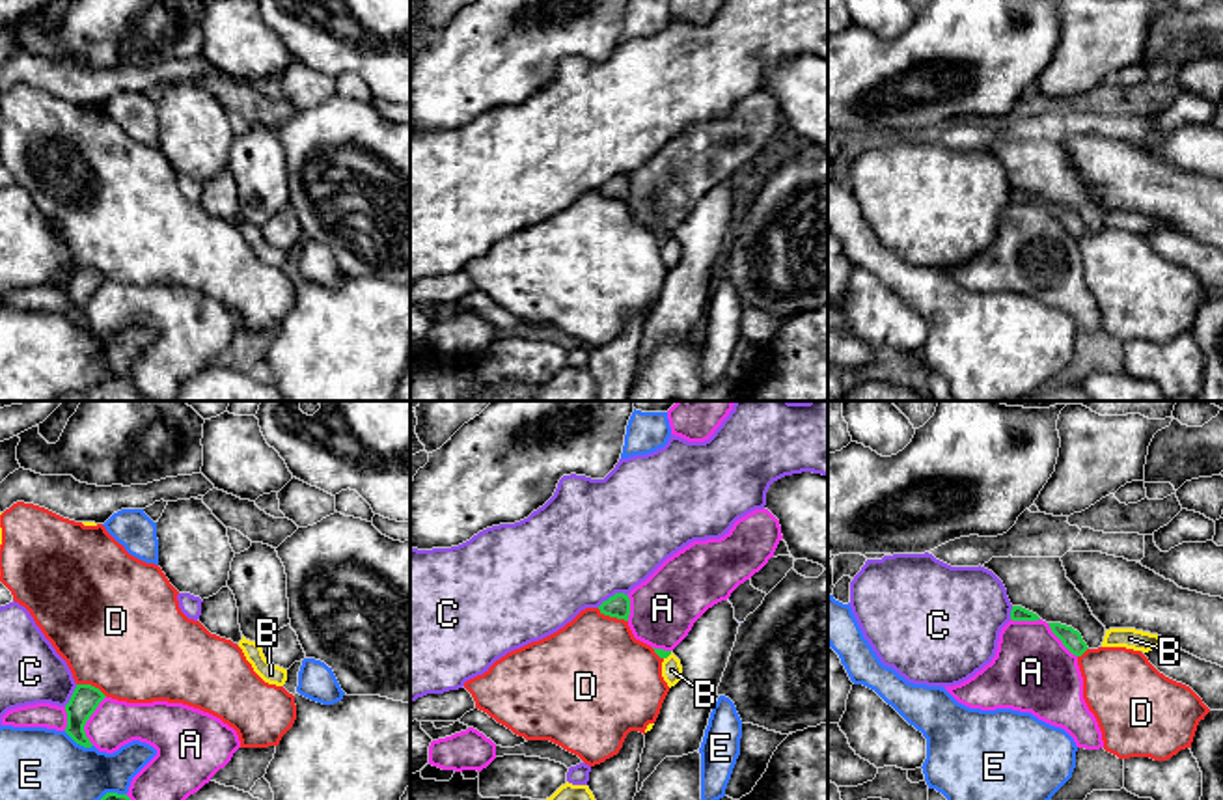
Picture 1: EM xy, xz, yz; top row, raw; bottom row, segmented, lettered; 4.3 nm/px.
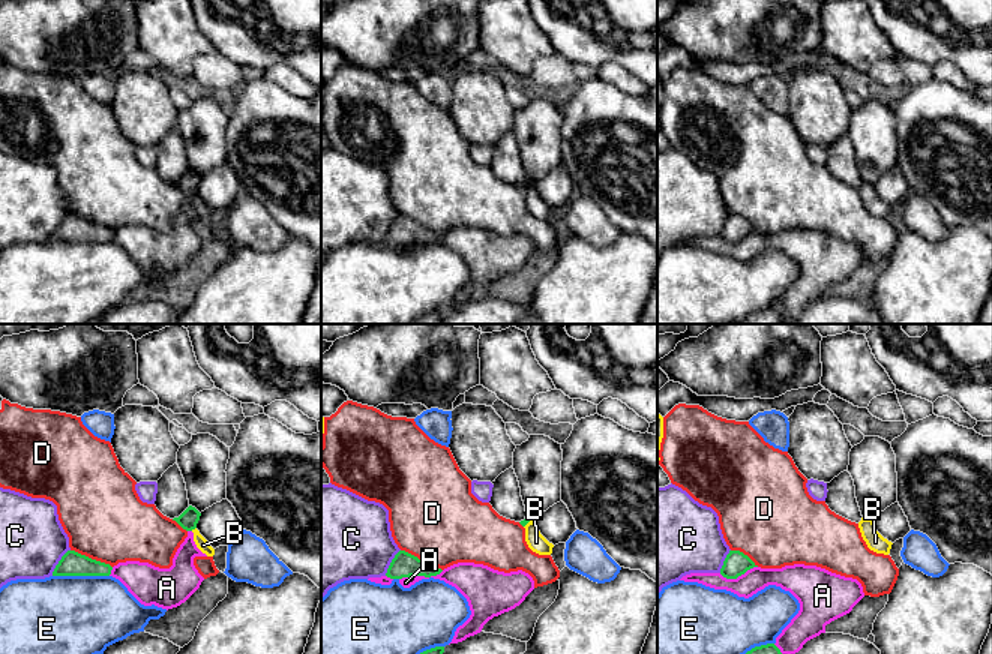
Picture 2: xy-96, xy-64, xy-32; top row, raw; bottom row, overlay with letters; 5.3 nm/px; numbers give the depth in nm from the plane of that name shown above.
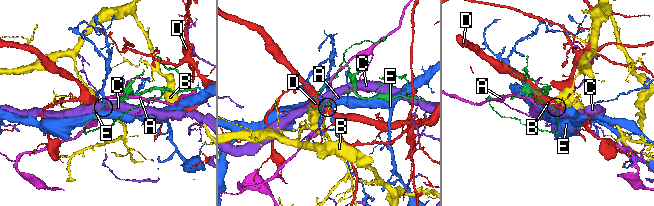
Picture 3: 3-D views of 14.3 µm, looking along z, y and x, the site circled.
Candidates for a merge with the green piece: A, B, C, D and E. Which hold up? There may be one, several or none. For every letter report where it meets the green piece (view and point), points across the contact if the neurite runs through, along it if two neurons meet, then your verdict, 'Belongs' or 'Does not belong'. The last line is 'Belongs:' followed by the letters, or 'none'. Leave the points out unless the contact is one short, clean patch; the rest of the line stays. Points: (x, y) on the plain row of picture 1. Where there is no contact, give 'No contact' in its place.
A: Touches green at xy (88, 301). Does not belong
B: Touches green at xz (668, 237). Boundary: xz (672, 235), (664, 241). Does not belong
C: Touches green at xz (612, 179). Does not belong
D: Touches green at xz (612, 198). Does not belong
E: Touches green at xy (79, 325). Does not belong
Belongs: none

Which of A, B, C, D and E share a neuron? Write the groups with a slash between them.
A / B / C / D / E

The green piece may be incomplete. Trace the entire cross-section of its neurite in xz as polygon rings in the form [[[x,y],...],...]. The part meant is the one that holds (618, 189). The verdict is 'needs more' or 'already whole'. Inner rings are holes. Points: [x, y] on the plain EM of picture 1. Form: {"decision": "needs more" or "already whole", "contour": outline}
{"decision": "already whole", "contour": [[[615,175],[598,188],[600,196],[628,203],[630,181],[625,175]]]}

